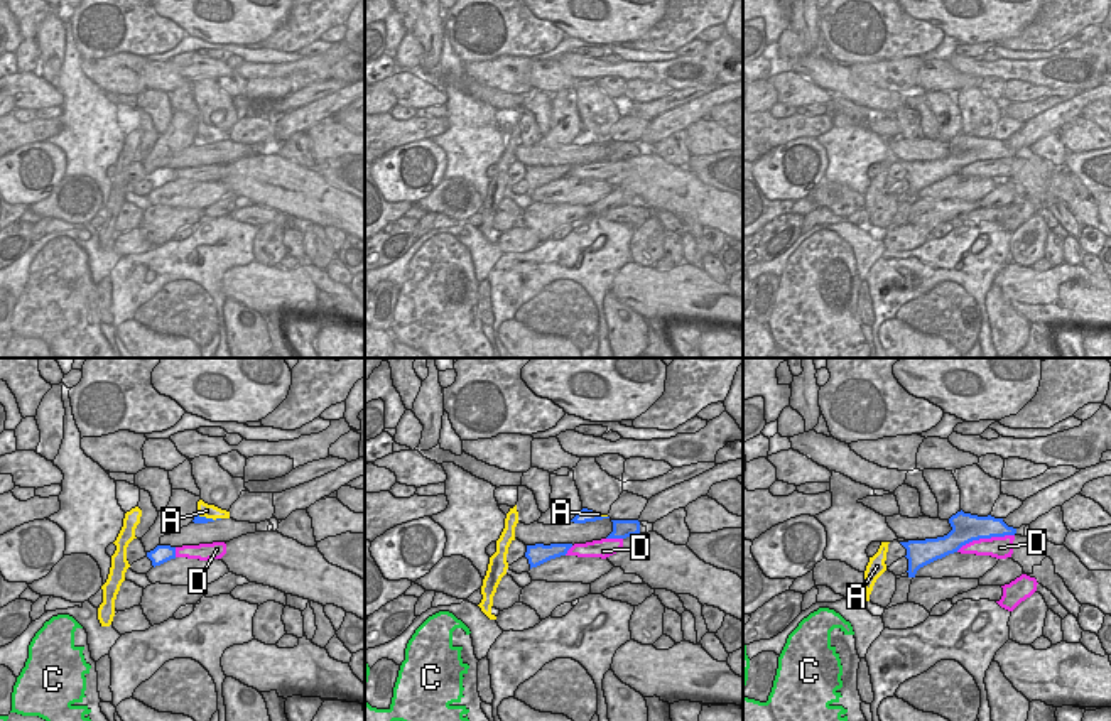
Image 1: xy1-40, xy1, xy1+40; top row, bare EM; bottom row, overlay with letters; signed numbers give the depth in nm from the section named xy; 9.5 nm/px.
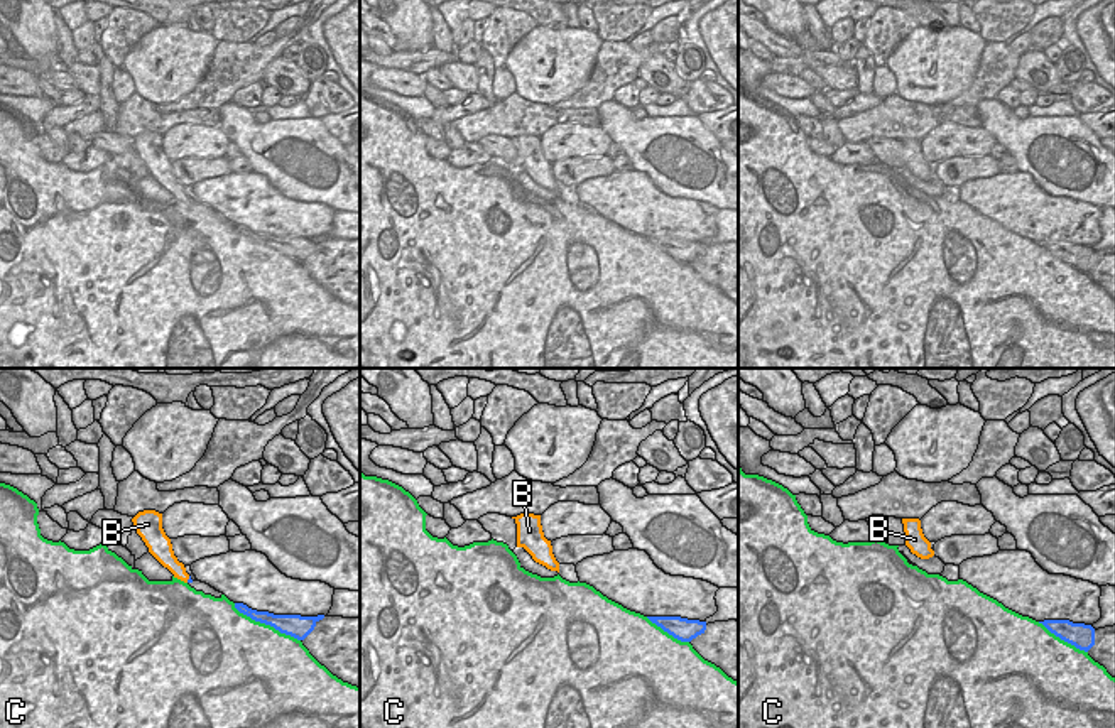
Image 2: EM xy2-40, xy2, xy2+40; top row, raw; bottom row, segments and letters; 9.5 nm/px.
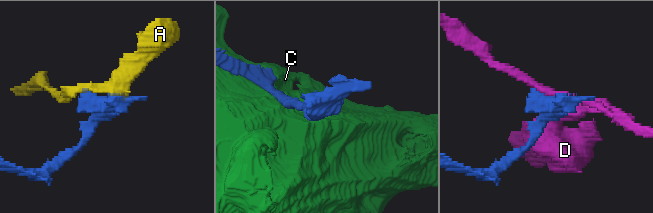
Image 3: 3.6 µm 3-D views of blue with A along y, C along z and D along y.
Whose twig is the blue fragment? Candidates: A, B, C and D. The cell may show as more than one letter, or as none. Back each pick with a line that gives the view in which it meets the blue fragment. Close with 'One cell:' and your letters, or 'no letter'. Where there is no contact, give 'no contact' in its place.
B: contact in xy2-40
One cell: B

